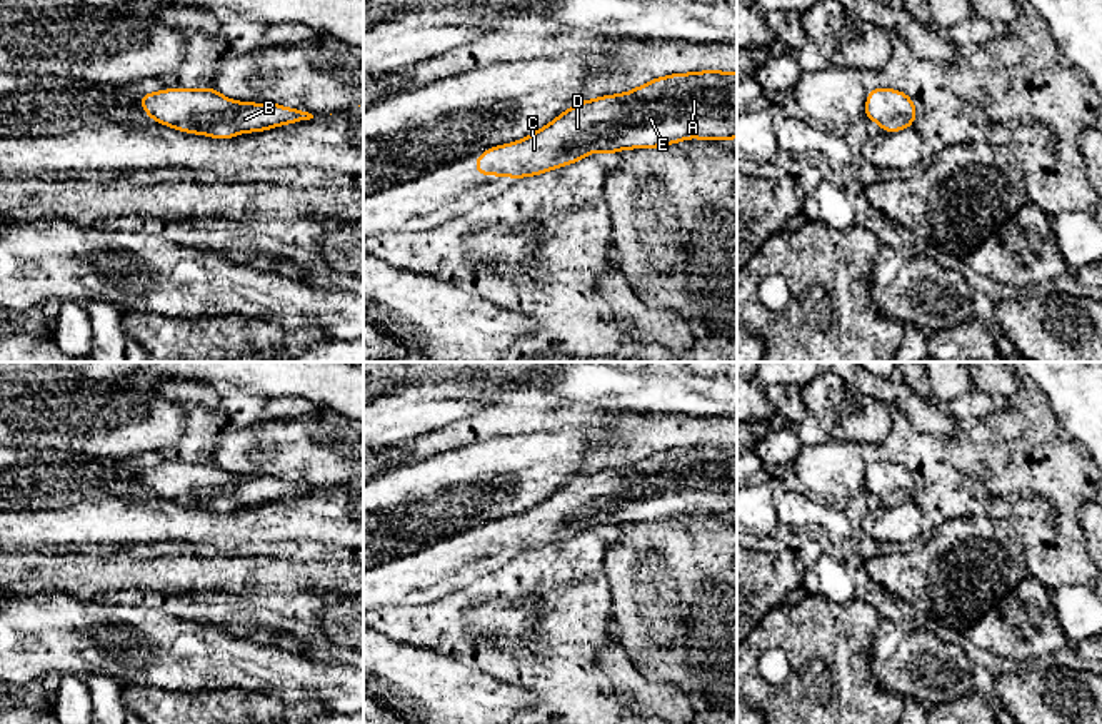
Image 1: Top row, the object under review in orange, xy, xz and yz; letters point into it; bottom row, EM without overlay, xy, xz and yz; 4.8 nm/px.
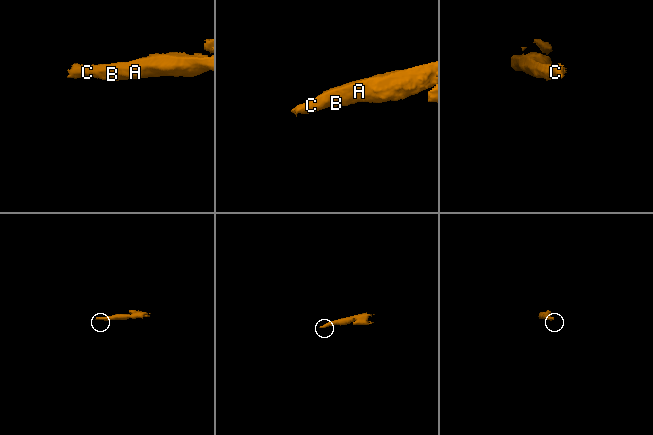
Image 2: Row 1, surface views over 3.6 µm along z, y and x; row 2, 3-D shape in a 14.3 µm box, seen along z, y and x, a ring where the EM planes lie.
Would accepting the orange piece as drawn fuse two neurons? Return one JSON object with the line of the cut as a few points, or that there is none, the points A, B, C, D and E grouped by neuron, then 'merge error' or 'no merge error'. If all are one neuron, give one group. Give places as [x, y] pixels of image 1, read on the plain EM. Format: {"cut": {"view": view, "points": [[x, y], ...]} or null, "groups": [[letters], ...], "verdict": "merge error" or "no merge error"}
{"cut": null, "groups": [["A", "B", "C", "D", "E"]], "verdict": "no merge error"}

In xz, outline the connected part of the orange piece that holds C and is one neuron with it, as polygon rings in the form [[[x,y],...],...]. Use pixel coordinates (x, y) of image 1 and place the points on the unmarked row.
[[[675,447],[627,467],[579,475],[523,514],[482,525],[473,539],[485,551],[522,552],[592,525],[655,522],[692,510],[737,512],[737,447]]]

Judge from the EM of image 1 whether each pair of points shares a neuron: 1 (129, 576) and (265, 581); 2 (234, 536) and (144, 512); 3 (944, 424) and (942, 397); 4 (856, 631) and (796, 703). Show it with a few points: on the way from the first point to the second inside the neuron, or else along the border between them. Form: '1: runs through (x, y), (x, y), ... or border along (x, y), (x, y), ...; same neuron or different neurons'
1: runs through (162, 574), (232, 574); same neuron
2: runs through (212, 527), (165, 519); same neuron
3: border along (934, 402), (944, 407); different neurons
4: runs through (837, 648), (822, 663), (822, 676), (814, 684); same neuron

